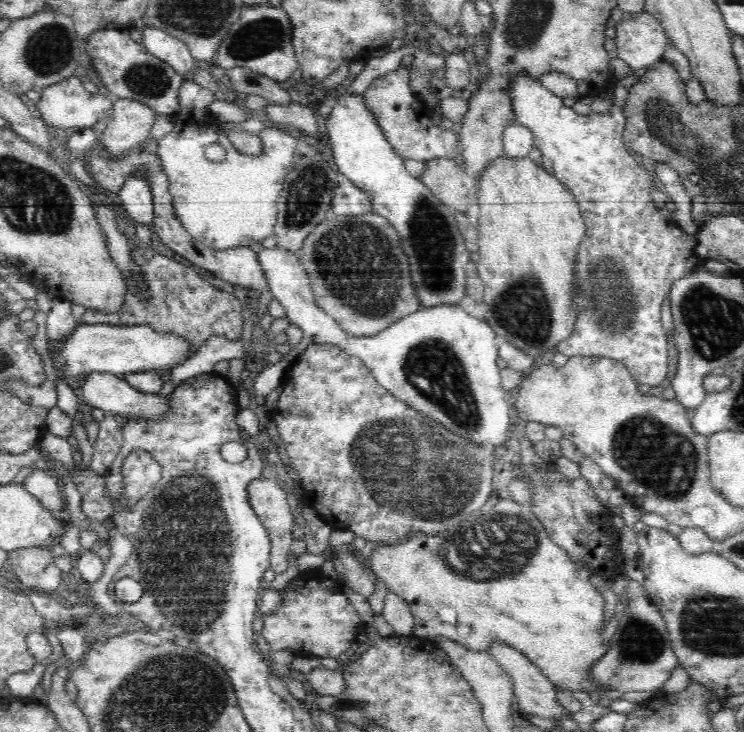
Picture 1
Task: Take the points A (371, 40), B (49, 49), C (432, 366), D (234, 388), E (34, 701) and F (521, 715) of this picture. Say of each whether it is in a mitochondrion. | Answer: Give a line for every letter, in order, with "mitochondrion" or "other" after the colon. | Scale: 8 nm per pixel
A: other
B: mitochondrion
C: mitochondrion
D: other
E: other
F: other

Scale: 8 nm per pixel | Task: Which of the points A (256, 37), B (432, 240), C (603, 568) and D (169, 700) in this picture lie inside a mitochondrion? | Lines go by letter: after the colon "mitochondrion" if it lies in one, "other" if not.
A: mitochondrion
B: mitochondrion
C: other
D: mitochondrion

